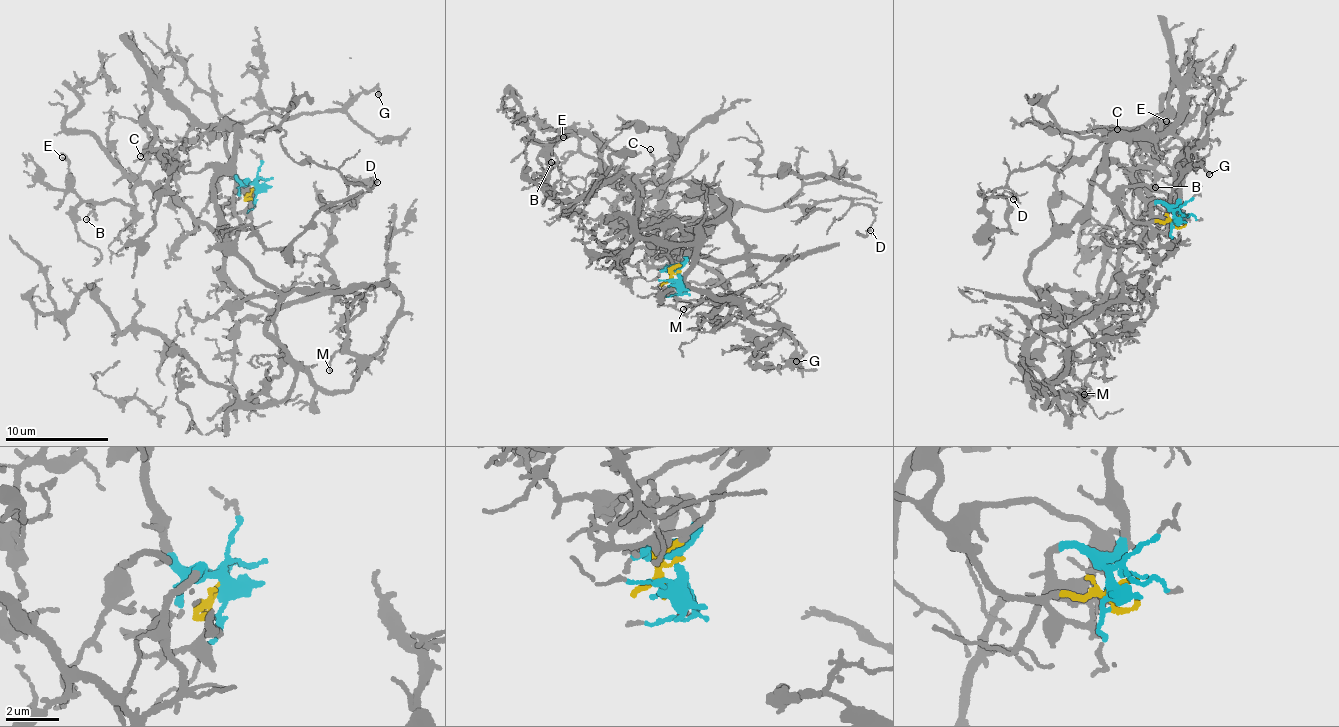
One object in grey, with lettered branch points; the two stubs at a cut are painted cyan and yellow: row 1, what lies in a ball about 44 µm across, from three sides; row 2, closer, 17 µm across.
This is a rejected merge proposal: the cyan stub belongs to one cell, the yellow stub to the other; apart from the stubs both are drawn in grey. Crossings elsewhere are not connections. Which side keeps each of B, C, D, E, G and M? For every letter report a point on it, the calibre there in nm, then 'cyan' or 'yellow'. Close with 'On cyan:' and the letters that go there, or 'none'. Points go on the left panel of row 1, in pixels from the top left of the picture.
B: (86, 219) | 130 nm | cyan
C: (140, 156) | 120 nm | yellow
D: (377, 182) | 130 nm | yellow
E: (62, 157) | 130 nm | cyan
G: (378, 94) | 160 nm | cyan
M: (329, 370) | 180 nm | cyan
On cyan: B, E, G, M

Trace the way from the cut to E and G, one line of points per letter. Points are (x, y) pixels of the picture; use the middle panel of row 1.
E: (675, 283), (684, 255), (665, 253), (639, 223), (636, 183), (598, 187), (598, 163), (574, 128), (562, 138)
G: (675, 283), (668, 267), (684, 247), (734, 292), (769, 308), (779, 329), (800, 342), (795, 362)

